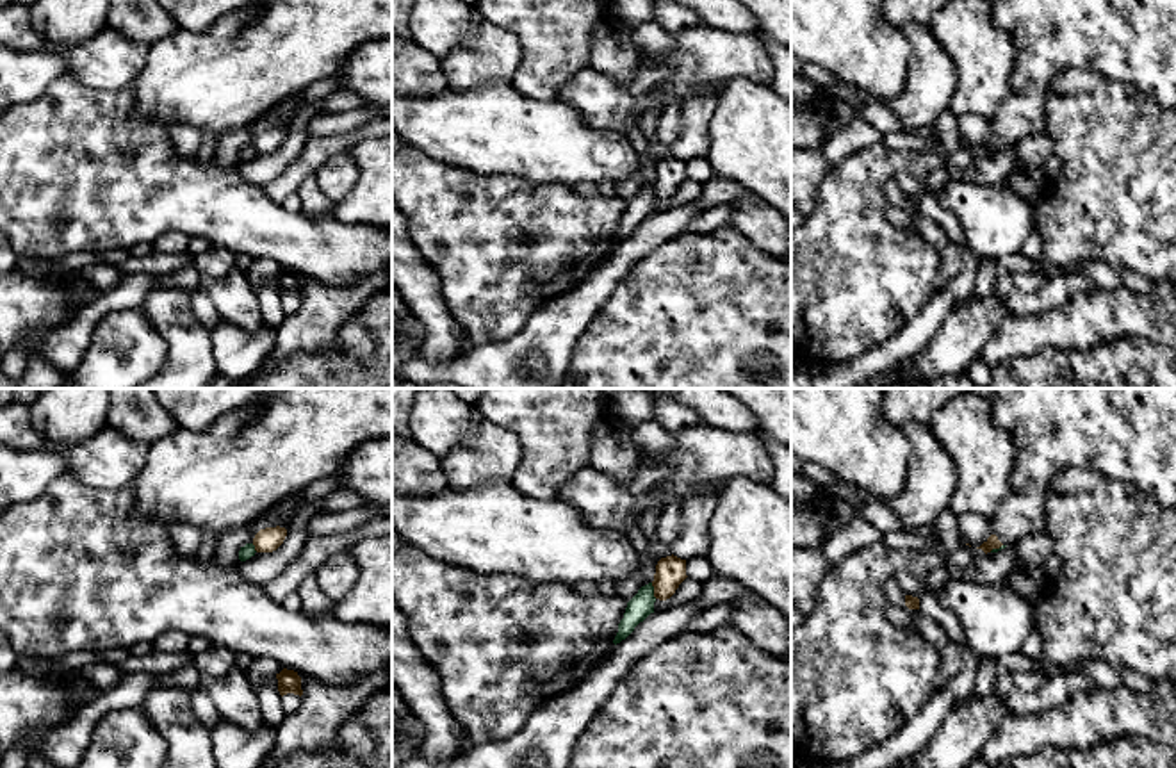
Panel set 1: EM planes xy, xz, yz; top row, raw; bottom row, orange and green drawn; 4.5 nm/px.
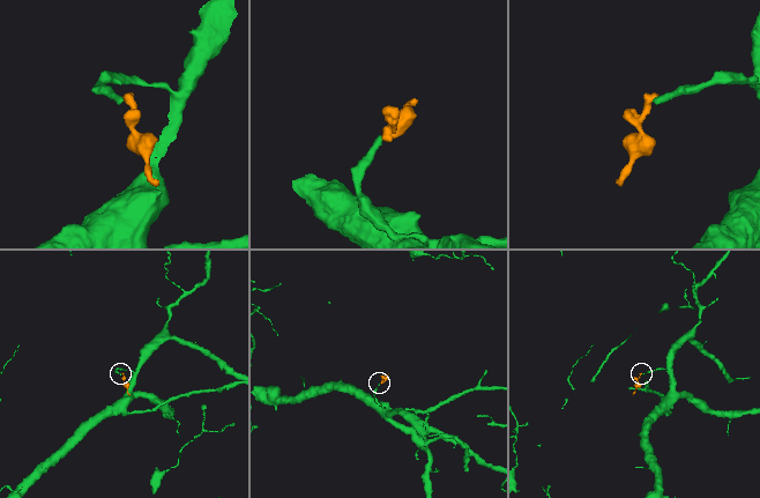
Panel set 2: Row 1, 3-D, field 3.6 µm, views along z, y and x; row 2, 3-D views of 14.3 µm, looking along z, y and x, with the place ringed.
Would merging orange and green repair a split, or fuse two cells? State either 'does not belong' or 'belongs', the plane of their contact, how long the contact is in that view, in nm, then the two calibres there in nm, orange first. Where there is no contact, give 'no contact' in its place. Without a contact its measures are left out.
does not belong | xz | 80 nm | 140/110 nm

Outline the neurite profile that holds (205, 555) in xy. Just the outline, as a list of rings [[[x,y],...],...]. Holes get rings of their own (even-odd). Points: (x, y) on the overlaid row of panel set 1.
[[[210,533],[201,535],[201,545],[196,552],[196,561],[200,565],[208,565],[216,560],[217,538]]]

